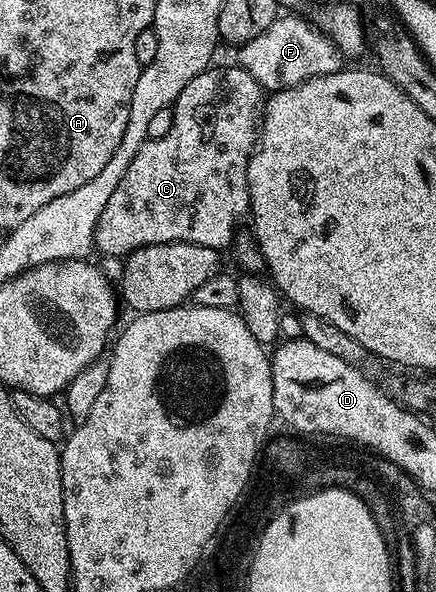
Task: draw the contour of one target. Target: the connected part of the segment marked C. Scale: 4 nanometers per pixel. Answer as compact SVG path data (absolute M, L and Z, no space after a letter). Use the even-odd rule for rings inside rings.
M212 65L193 77L173 104L173 125L169 133L143 143L137 149L137 157L133 157L133 165L125 169L125 177L113 189L113 197L109 197L97 221L94 250L103 255L126 257L137 249L158 243L196 243L216 249L223 249L226 243L228 246L237 234L235 219L242 215L244 218L251 206L247 160L257 146L257 112L264 99L264 88L238 65Z

